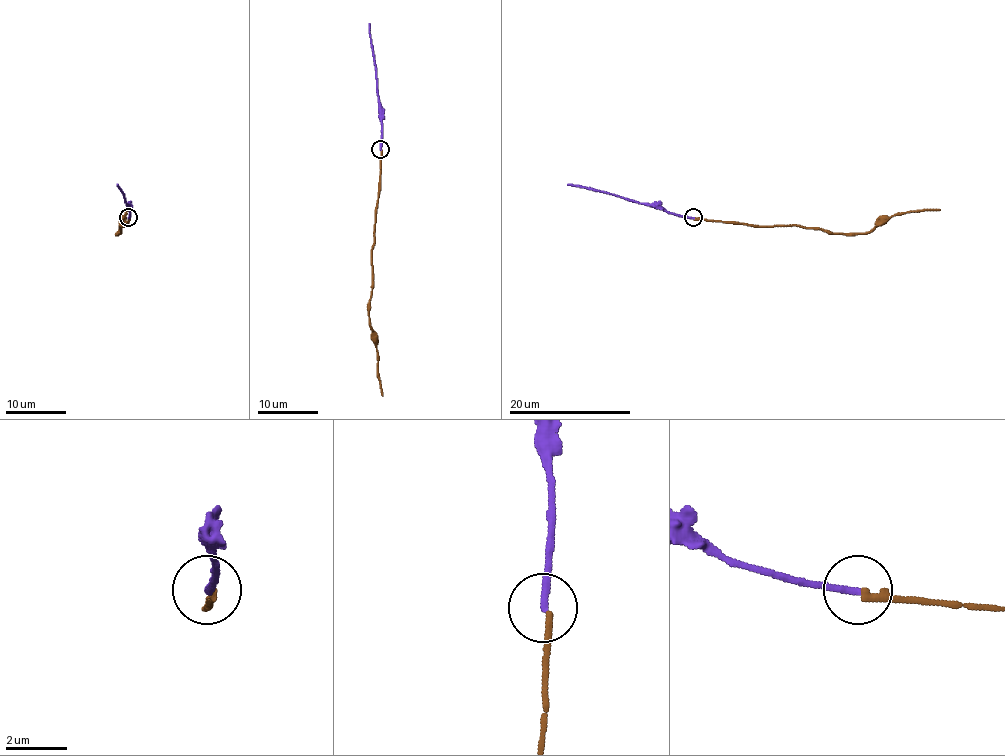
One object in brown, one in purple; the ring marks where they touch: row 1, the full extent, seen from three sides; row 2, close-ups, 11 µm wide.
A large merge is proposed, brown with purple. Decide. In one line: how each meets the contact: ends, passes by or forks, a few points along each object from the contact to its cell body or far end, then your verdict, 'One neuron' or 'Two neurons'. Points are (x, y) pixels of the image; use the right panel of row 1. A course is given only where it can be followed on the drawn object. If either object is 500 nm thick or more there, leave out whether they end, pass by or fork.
At the ring brown ends. At the ring purple ends. Course of brown: (694, 217), (758, 226), (799, 225), (831, 232), (866, 234), (897, 214), (939, 210). Course of purple: (693, 217), (676, 216), (568, 184). Two neurons

